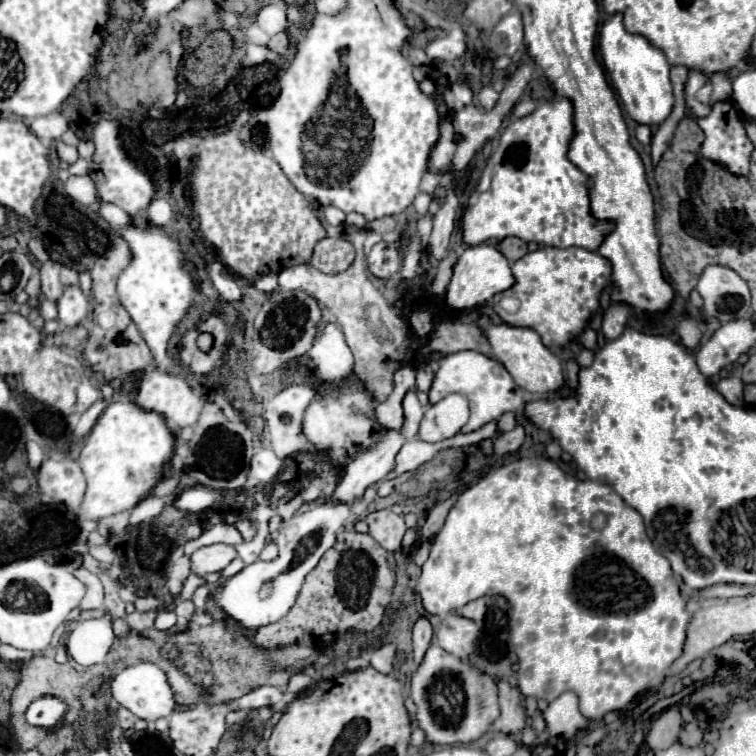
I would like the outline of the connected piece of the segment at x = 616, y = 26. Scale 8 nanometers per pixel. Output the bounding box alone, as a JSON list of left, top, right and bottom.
[599,14,673,124]

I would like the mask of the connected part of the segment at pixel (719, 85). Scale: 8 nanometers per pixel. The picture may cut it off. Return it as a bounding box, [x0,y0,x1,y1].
[711,72,733,102]

